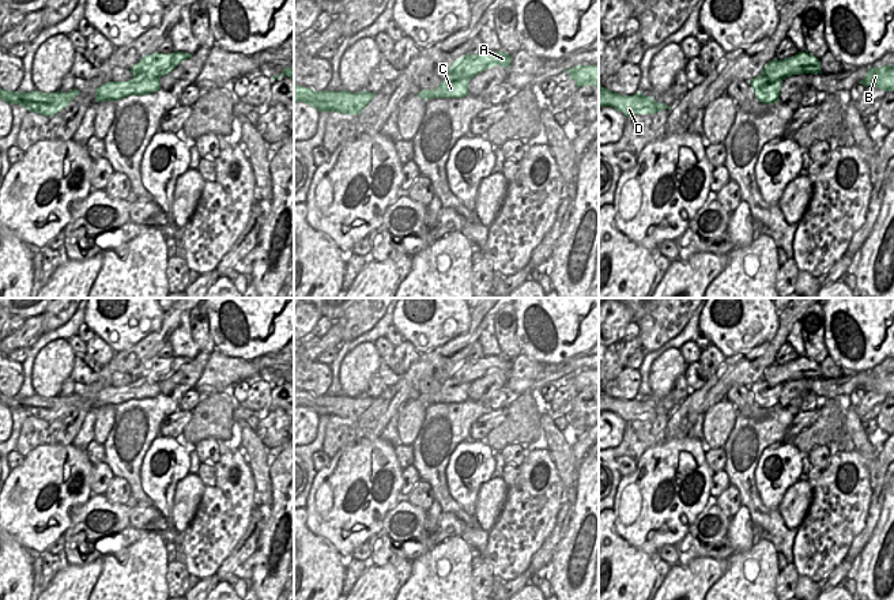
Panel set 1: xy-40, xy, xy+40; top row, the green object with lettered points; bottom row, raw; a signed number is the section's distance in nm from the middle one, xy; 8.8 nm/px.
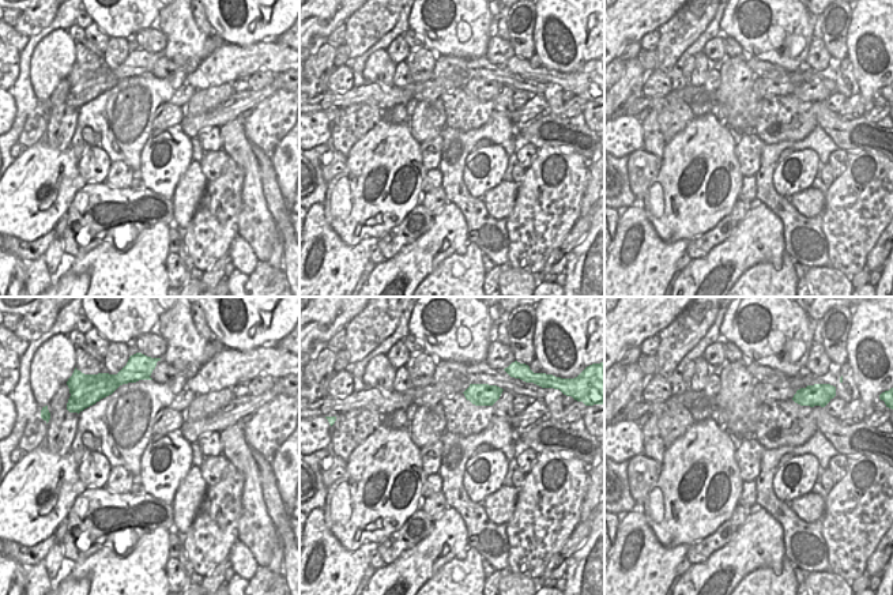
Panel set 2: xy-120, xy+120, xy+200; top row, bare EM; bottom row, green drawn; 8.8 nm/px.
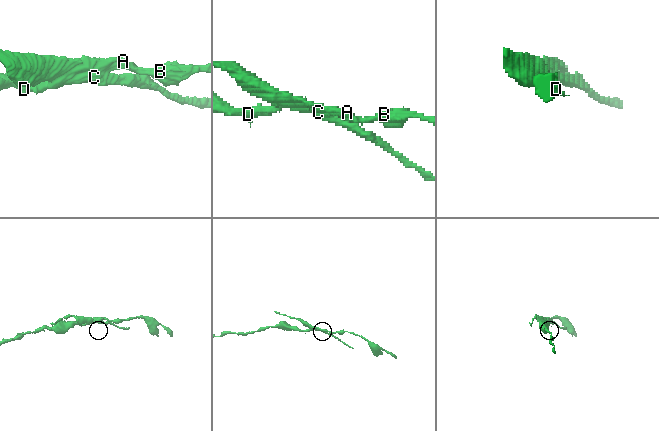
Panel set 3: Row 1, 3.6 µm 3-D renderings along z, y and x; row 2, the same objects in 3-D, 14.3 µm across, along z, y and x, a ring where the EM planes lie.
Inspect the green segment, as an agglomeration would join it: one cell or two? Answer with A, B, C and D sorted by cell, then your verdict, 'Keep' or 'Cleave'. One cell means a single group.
Groups: A B / C D. Cleave

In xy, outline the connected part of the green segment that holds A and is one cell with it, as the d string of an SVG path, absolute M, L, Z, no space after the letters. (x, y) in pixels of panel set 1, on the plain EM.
M502 355L467 359L460 365L456 365L449 371L449 380L454 381L456 384L472 384L475 380L495 370L509 373L512 363L512 361L503 358Z

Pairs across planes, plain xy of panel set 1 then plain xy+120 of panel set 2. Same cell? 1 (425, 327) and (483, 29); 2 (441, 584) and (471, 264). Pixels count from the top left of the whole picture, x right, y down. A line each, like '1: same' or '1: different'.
1: same
2: same

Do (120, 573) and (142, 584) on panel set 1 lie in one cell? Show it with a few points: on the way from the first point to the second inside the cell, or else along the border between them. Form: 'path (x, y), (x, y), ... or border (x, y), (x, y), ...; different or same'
path (125, 576), (136, 584); same

